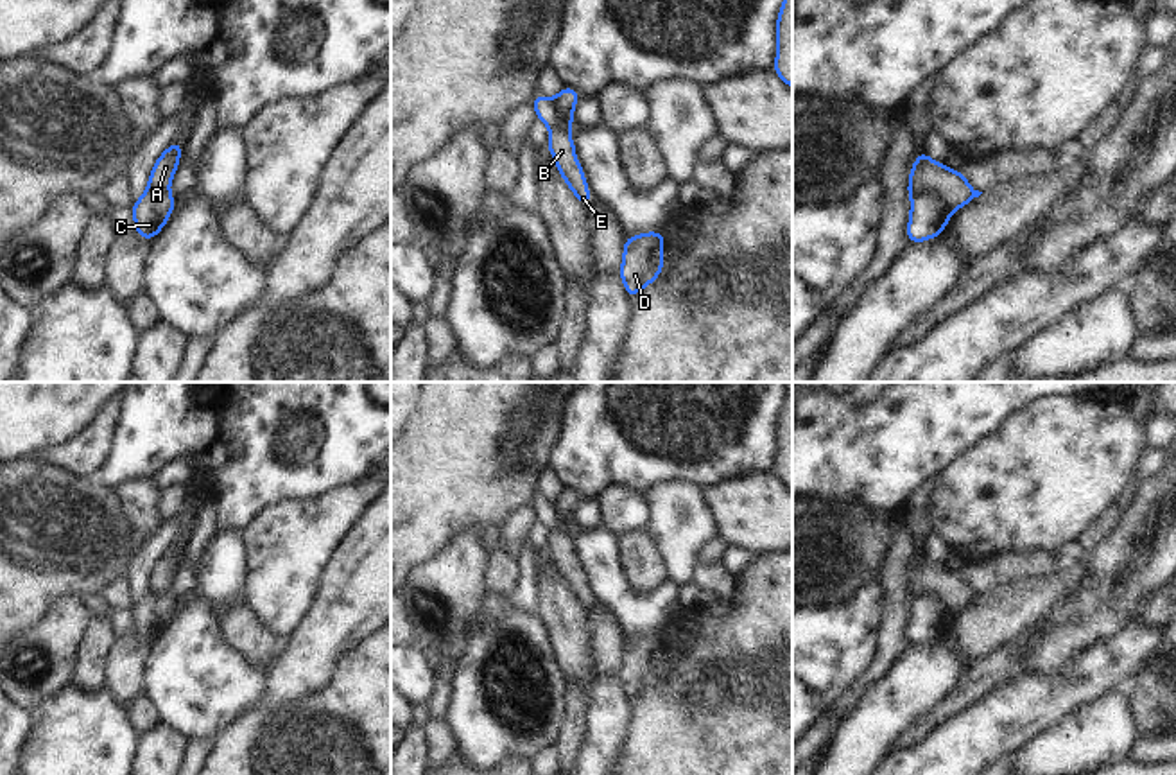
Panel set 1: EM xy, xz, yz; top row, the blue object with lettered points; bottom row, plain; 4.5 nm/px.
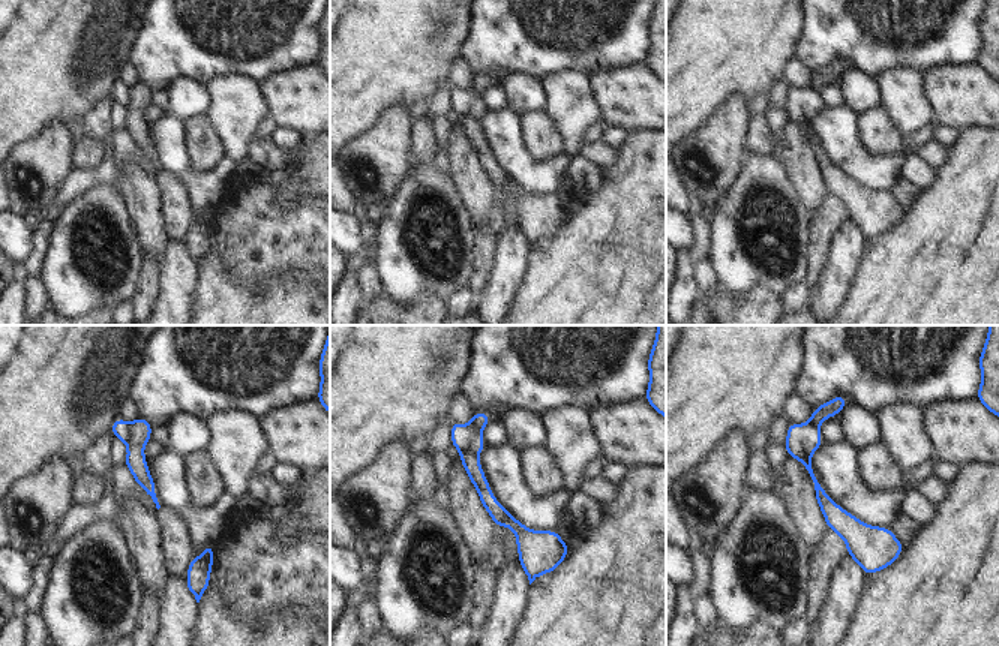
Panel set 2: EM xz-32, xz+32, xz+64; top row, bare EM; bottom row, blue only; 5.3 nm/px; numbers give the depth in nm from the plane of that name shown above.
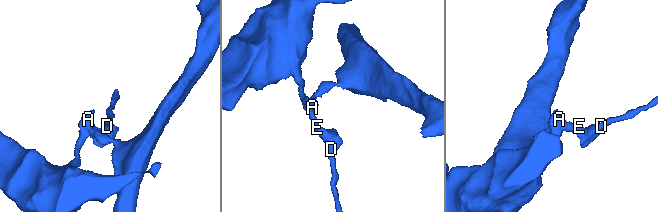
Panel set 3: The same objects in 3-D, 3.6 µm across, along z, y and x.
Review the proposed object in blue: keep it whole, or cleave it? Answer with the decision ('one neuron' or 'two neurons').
two neurons

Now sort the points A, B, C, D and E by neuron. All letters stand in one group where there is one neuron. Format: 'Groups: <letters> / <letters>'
Groups: A B D E / C

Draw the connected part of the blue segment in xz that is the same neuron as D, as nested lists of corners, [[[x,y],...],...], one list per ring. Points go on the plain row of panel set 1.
[[[665,633],[624,637],[624,653],[618,678],[626,696],[635,700],[663,675]]]

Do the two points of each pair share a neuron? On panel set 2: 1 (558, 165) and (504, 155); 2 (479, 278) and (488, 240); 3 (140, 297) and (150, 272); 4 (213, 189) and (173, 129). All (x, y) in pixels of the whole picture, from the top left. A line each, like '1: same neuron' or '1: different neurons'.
1: same neuron
2: same neuron
3: same neuron
4: same neuron

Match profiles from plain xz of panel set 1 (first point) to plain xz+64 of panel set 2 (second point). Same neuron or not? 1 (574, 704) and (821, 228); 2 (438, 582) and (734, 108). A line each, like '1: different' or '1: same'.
1: same
2: same

